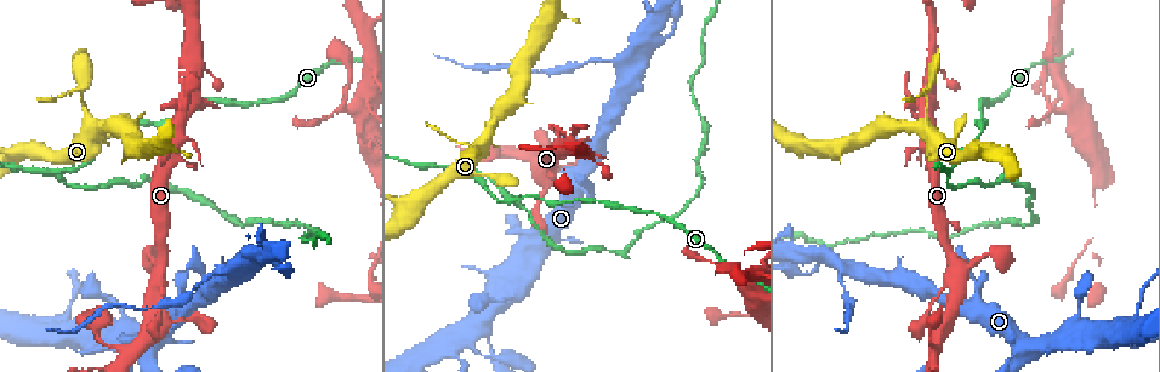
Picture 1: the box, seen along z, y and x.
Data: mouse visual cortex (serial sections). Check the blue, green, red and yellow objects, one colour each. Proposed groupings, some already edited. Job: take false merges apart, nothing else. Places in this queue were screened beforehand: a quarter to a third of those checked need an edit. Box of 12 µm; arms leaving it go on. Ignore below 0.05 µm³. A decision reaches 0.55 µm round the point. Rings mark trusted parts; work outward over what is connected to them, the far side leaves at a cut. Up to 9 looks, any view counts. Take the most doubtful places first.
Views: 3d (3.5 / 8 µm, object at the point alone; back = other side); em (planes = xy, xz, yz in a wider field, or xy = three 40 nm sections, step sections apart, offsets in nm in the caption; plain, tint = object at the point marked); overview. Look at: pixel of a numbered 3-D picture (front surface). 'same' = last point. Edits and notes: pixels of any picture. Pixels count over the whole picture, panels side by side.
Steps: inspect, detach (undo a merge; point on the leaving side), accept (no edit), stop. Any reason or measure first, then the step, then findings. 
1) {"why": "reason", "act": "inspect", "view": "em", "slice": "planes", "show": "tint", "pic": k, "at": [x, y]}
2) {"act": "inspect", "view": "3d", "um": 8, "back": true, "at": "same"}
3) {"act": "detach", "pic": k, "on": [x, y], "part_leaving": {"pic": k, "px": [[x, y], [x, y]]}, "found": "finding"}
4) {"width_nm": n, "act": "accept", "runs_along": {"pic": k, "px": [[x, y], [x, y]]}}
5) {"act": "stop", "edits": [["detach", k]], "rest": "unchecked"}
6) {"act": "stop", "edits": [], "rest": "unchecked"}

{"act": "inspect", "view": "3d", "um": 8, "pic": 1, "at": [604, 60]}

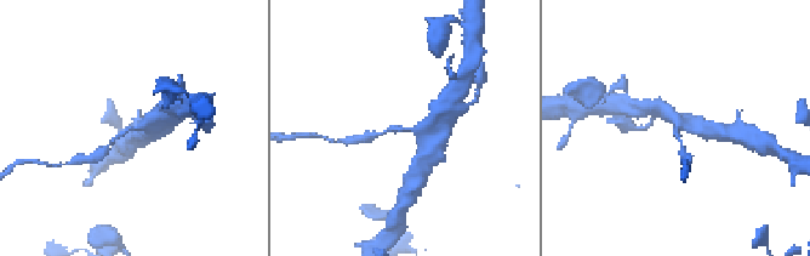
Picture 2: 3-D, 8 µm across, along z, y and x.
{"why": "closer look", "act": "inspect", "view": "3d", "um": 3.5, "pic": 2, "at": [403, 129]}

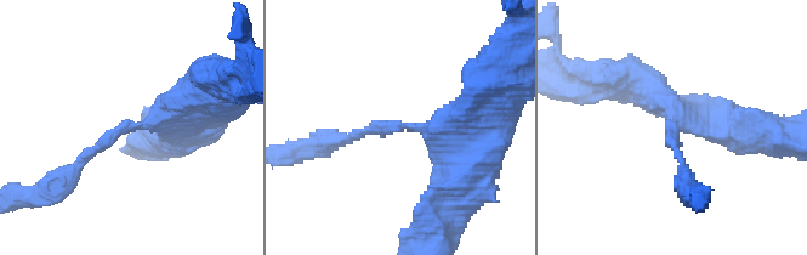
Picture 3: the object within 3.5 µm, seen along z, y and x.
{"arm_widths_nm": [150, 400], "why": "shape alone is not enough", "act": "inspect", "view": "em", "slice": "xy", "step": 2, "show": "tint", "pic": 3, "at": [406, 126]}

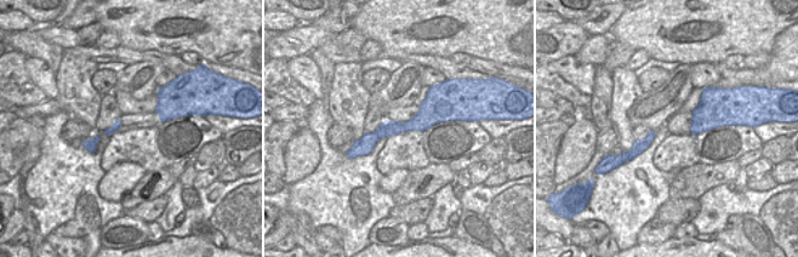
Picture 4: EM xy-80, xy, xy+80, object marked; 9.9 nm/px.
{"act": "detach", "pic": 3, "on": [97, 148], "part_leaving": {"pic": 3, "px": [[136, 123], [117, 130], [39, 194]]}, "found": "a second cell is stuck on"}

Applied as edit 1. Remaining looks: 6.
{"why": "sharp bend", "act": "inspect", "view": "3d", "um": 3.5, "pic": 1, "at": [62, 171]}

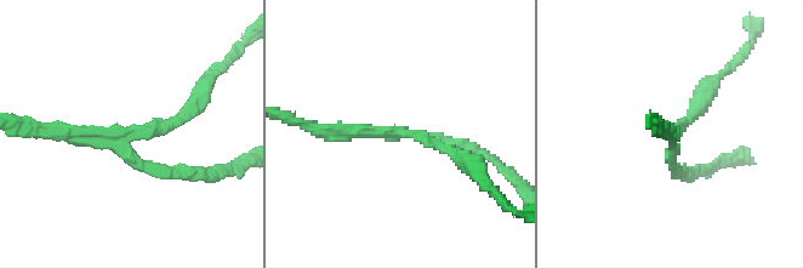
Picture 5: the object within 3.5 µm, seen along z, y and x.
{"why": "need the tissue", "act": "inspect", "view": "em", "slice": "planes", "show": "tint", "pic": 5, "at": [404, 134]}

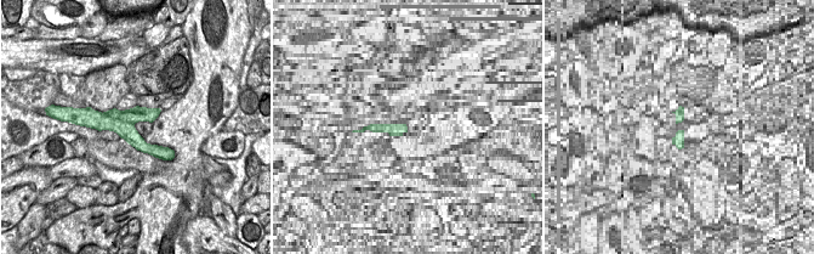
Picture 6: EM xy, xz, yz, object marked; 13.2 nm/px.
{"width_nm": 320, "act": "detach", "pic": 5, "on": [163, 169], "border": {"pic": 6, "px": [[103, 112], [134, 124]]}, "found": "two cells meet here"}

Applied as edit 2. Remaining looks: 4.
{"why": "redraw", "act": "inspect", "view": "overview"}

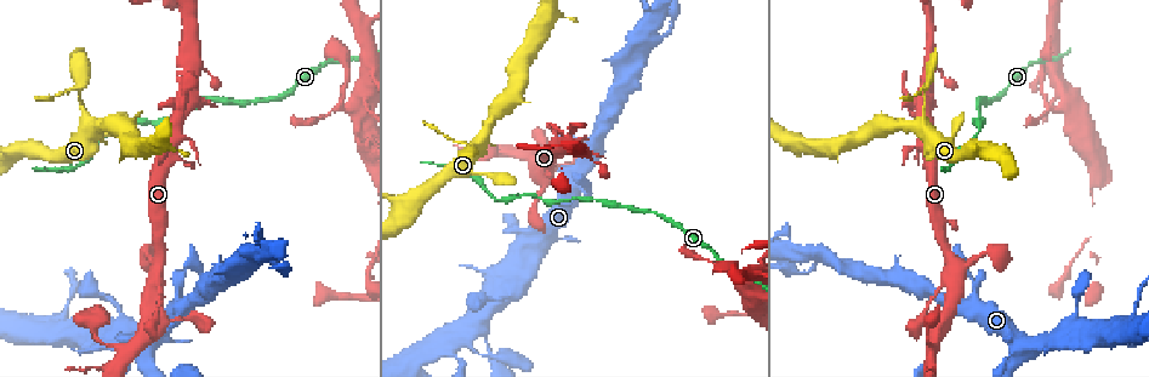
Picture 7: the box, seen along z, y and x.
{"why": "a narrow waist", "act": "inspect", "view": "3d", "um": 3.5, "back": true, "pic": 7, "at": [79, 94]}

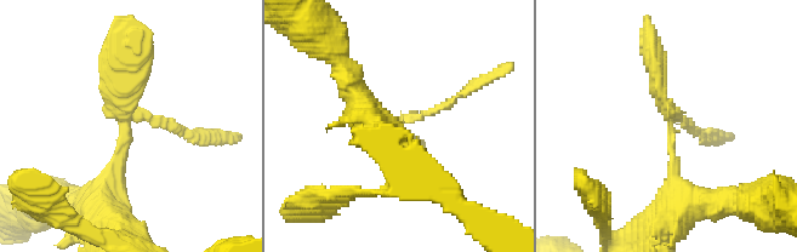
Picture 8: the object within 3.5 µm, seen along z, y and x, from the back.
{"why": "need the tissue", "act": "inspect", "view": "em", "slice": "xy", "step": 2, "show": "tint", "pic": 8, "at": [123, 124]}

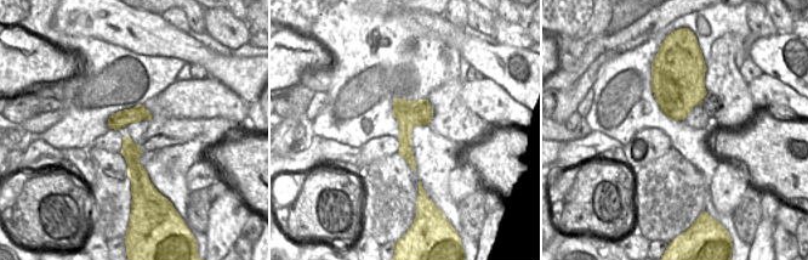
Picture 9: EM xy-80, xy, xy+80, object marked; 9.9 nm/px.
{"width_nm": 280, "act": "accept", "runs_along": {"pic": 8, "px": [[95, 202], [125, 139], [132, 46]]}, "found": "continuous, no second cell"}

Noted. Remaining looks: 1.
{"act": "stop", "edits": [["detach", 3], ["detach", 5]], "rest": "unchecked"}

